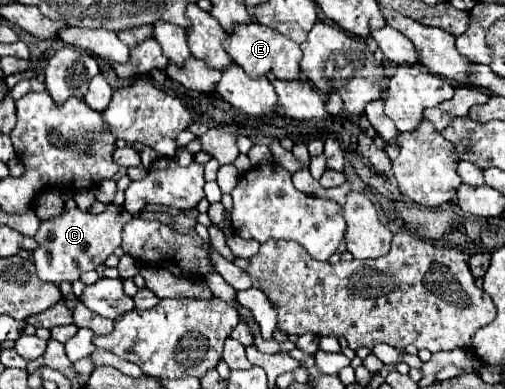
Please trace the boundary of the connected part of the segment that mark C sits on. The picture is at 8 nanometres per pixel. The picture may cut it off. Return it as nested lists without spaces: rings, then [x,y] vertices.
[[[109,206],[101,214],[89,214],[81,212],[79,208],[63,210],[61,216],[41,222],[37,230],[39,248],[33,252],[33,264],[37,268],[37,276],[43,282],[61,284],[61,282],[77,282],[79,276],[87,270],[95,270],[97,264],[107,260],[107,256],[113,254],[113,250],[121,244],[121,228],[131,220],[133,216],[121,206]]]

